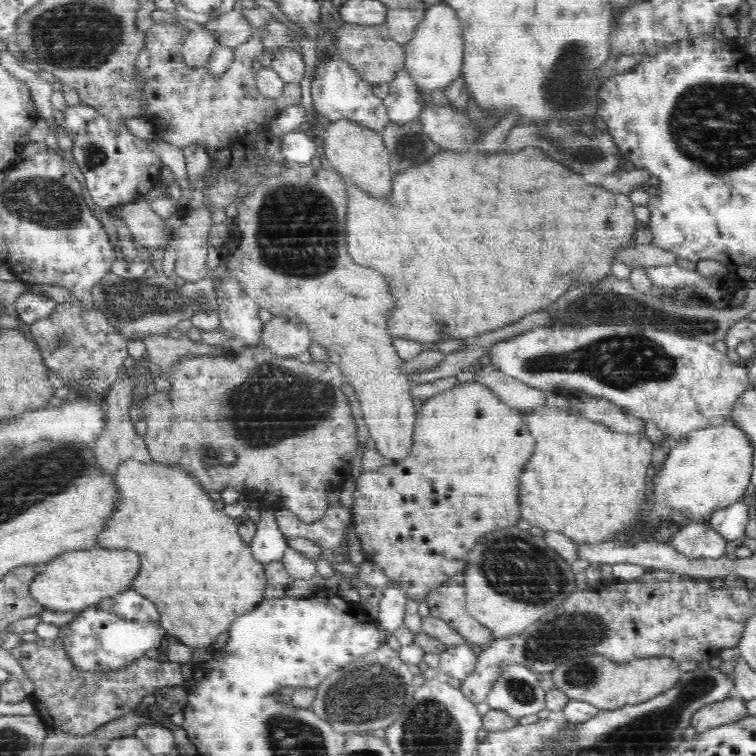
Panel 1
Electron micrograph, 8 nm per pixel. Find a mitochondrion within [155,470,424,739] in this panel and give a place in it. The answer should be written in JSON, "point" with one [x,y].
{"point":[370,692]}

